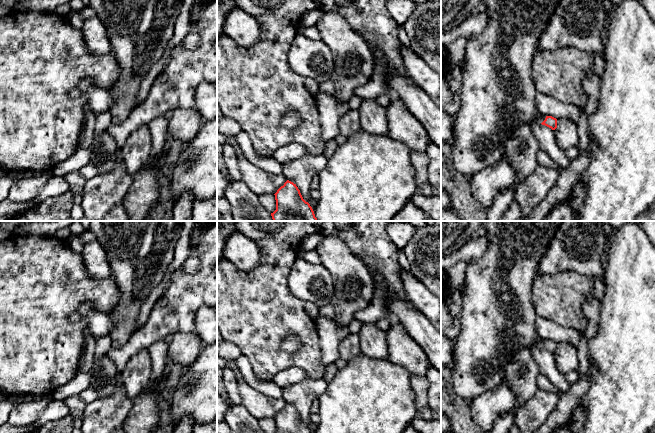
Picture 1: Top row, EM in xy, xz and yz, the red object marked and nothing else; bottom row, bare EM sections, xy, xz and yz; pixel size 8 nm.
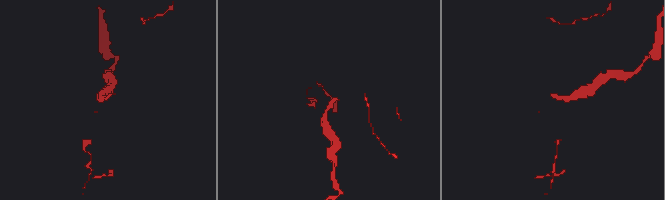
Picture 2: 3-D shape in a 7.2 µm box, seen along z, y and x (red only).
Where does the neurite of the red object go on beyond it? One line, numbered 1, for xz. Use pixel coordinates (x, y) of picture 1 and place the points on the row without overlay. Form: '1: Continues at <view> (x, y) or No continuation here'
1: No continuation here

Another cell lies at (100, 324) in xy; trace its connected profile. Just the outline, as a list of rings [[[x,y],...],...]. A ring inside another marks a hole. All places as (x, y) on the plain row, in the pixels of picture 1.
[[[81,303],[77,312],[89,319],[89,330],[95,339],[110,335],[113,322],[108,314],[99,312],[90,303]]]

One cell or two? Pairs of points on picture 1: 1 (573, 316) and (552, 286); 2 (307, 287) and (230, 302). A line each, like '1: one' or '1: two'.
1: one
2: two

